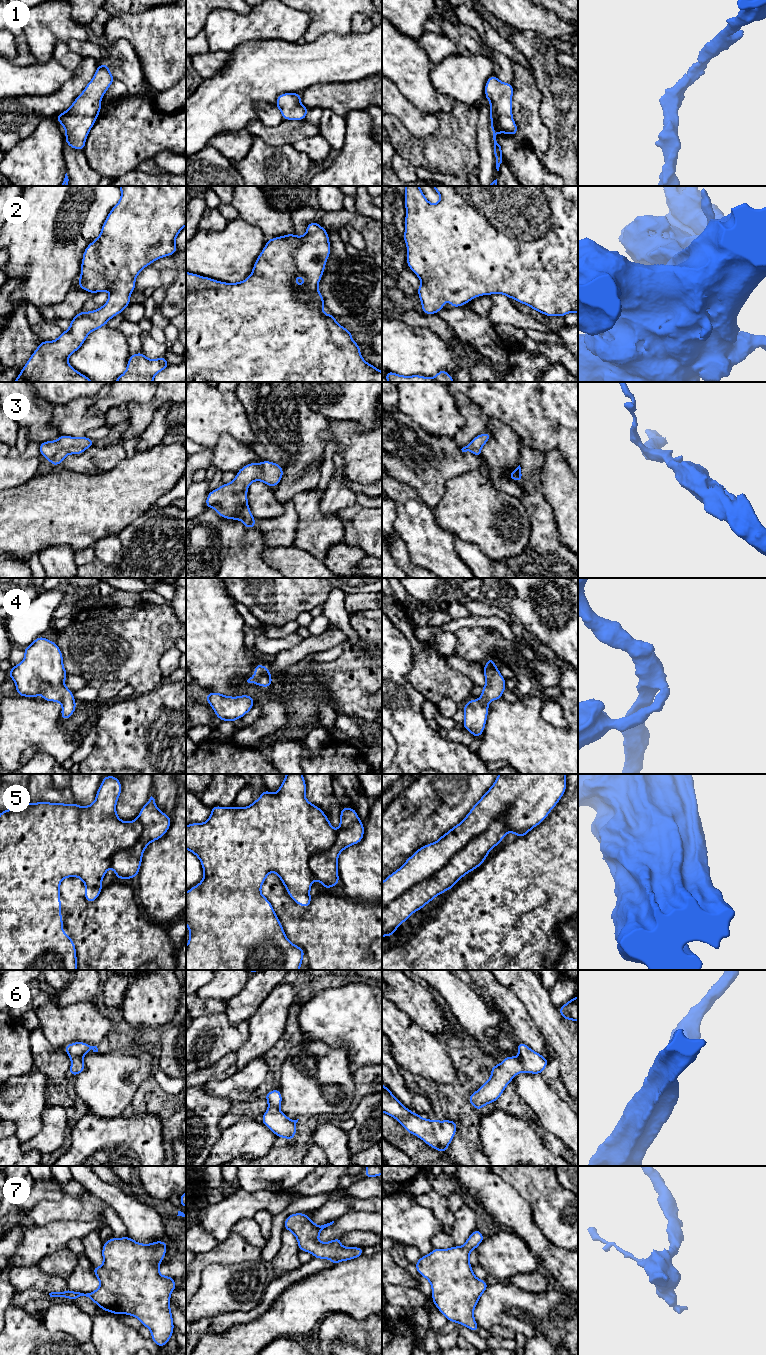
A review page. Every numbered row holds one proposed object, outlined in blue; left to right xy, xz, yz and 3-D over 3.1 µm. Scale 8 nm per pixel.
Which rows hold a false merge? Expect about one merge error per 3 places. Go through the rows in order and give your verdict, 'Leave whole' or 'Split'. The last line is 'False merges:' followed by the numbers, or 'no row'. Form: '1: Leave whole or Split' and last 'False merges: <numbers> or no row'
1: Leave whole
2: Leave whole
3: Leave whole
4: Leave whole
5: Split
6: Leave whole
7: Leave whole
False merges: 5

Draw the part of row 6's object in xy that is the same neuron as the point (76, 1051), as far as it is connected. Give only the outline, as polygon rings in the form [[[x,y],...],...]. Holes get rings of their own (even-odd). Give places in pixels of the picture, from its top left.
[[[73,1042],[64,1047],[65,1052],[72,1062],[69,1068],[70,1075],[76,1076],[85,1070],[83,1057],[90,1049],[92,1049],[93,1052],[98,1052],[97,1046],[90,1046],[85,1042]]]

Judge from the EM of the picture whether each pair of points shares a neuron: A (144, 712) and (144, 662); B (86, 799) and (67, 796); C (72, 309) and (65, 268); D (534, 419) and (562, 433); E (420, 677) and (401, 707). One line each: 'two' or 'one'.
A: two
B: two
C: two
D: one
E: two

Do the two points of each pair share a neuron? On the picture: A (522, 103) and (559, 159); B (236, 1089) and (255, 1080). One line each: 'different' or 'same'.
A: different
B: same

